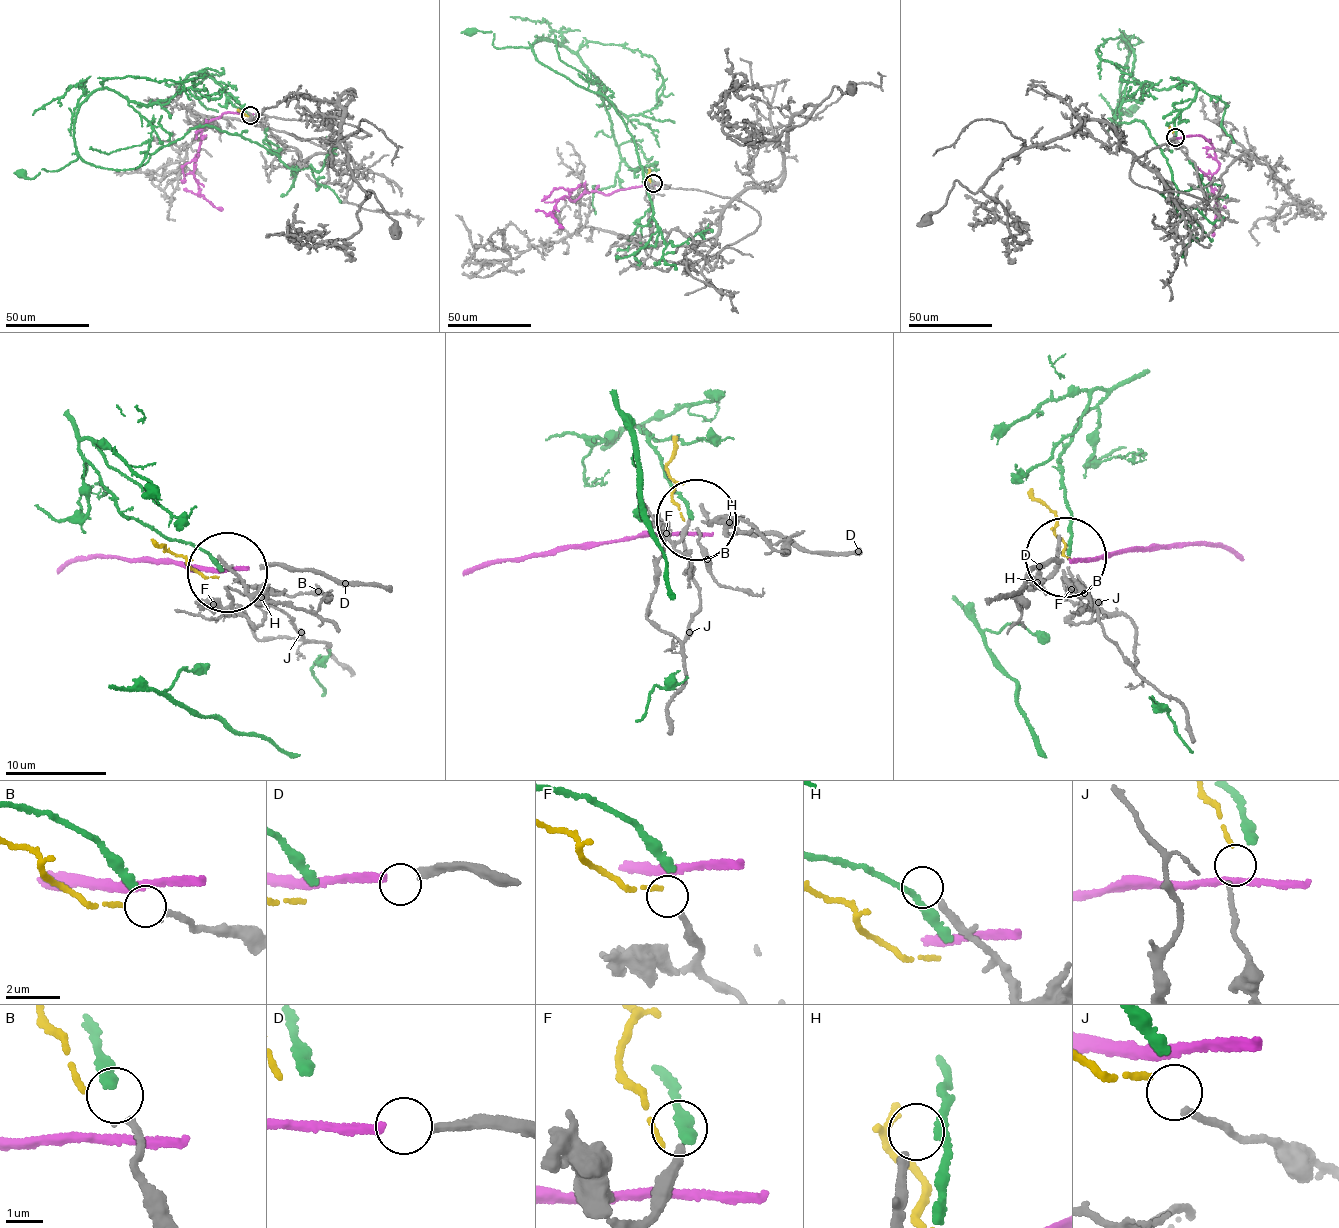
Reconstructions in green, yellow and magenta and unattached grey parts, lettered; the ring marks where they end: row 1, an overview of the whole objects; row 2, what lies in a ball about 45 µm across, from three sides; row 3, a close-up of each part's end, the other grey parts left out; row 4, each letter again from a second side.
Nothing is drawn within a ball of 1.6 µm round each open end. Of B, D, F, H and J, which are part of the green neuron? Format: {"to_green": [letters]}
{"to_green": ["B"]}

